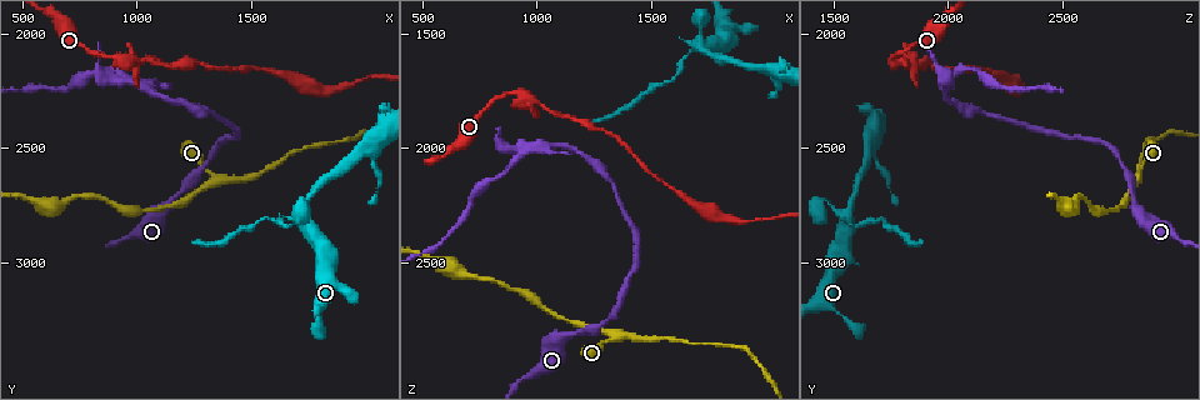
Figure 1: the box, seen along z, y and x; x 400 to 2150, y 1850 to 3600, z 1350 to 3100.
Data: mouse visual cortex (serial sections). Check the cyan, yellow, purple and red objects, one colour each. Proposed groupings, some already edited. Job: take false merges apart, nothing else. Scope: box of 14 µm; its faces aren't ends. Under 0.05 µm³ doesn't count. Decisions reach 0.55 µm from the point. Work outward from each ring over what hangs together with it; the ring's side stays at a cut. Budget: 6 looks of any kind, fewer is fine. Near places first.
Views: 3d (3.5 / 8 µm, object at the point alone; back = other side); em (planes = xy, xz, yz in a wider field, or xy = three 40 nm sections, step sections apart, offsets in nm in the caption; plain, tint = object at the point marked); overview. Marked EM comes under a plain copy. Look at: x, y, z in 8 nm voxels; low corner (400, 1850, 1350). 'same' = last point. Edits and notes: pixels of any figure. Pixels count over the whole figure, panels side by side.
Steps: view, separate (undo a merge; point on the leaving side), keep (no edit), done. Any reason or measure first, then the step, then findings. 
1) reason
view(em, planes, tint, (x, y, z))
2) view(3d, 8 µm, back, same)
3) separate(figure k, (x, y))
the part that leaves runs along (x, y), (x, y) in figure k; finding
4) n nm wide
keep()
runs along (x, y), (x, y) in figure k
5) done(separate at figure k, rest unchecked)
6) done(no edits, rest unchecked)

calibre changes
view(3d, 3.5 µm, (950, 2120, 1770))

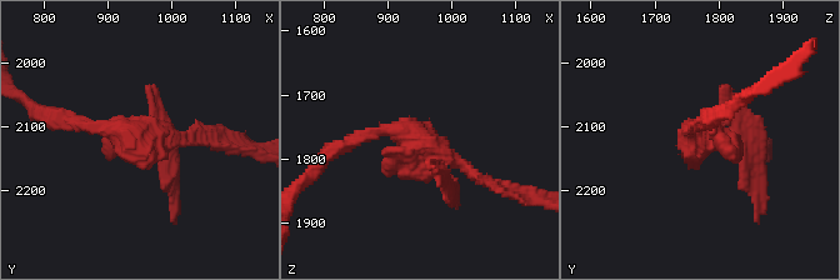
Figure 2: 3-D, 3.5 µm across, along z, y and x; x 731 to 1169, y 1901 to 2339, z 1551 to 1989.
now the EM
view(em, xy, step 5, tint, (955, 2115, 1775))

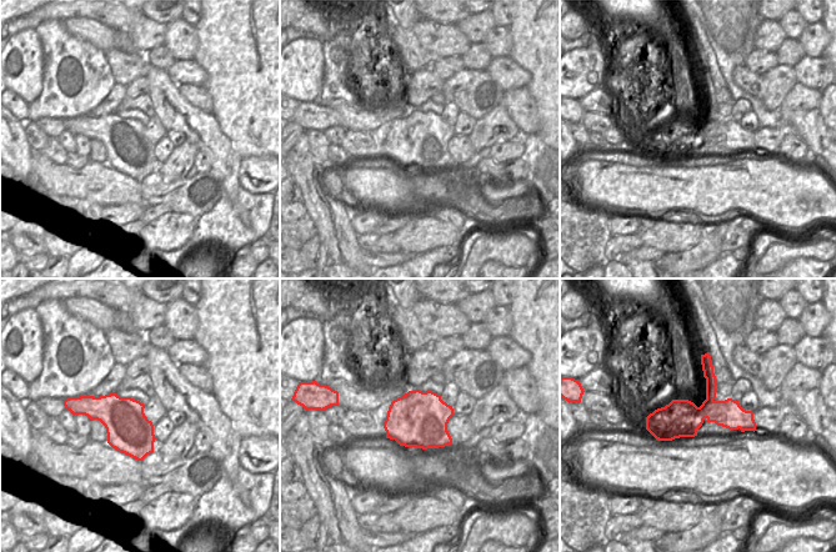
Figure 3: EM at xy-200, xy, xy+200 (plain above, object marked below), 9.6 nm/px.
550 nm wide
keep()
runs along (350, 144), (404, 131), (495, 186) in figure 2; one cell here

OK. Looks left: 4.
two arms in line, one across
view(3d, 8 µm, back, (950, 2200, 2000))

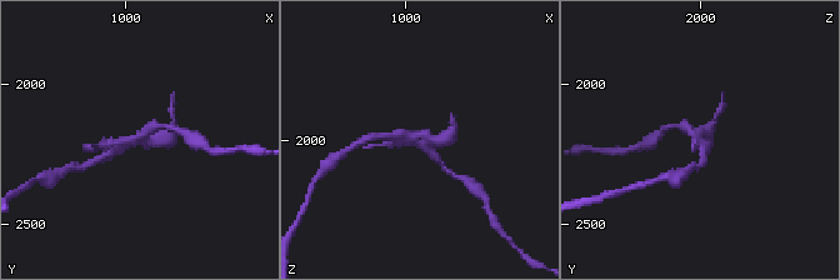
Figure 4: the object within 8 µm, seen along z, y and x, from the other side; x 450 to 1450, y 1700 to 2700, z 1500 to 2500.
view(3d, 3.5 µm, (970, 2190, 2000))

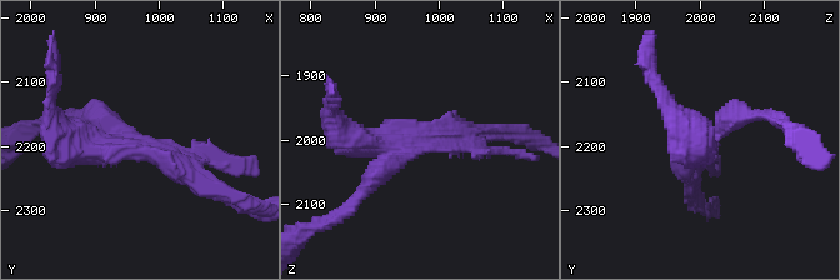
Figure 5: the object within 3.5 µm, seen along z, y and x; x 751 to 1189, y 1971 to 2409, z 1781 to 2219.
now the EM
view(em, xy, step 3, tint, (960, 2200, 1995))

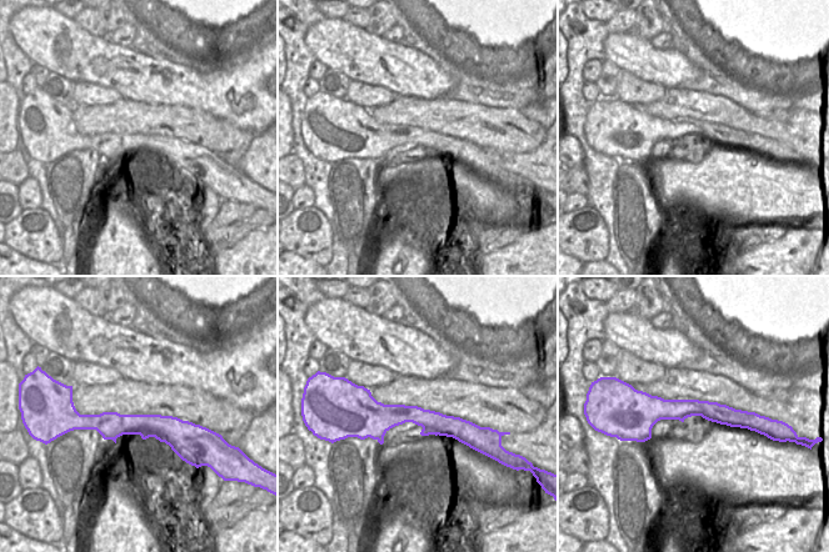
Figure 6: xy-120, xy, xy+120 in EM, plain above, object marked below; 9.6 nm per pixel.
separate(figure 5, (375, 179))
the part that leaves runs along (403, 154), (345, 215), (314, 228) in figure 5; a second cell is stuck on

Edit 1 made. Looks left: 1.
done(separate at figure 5, rest unchecked)

